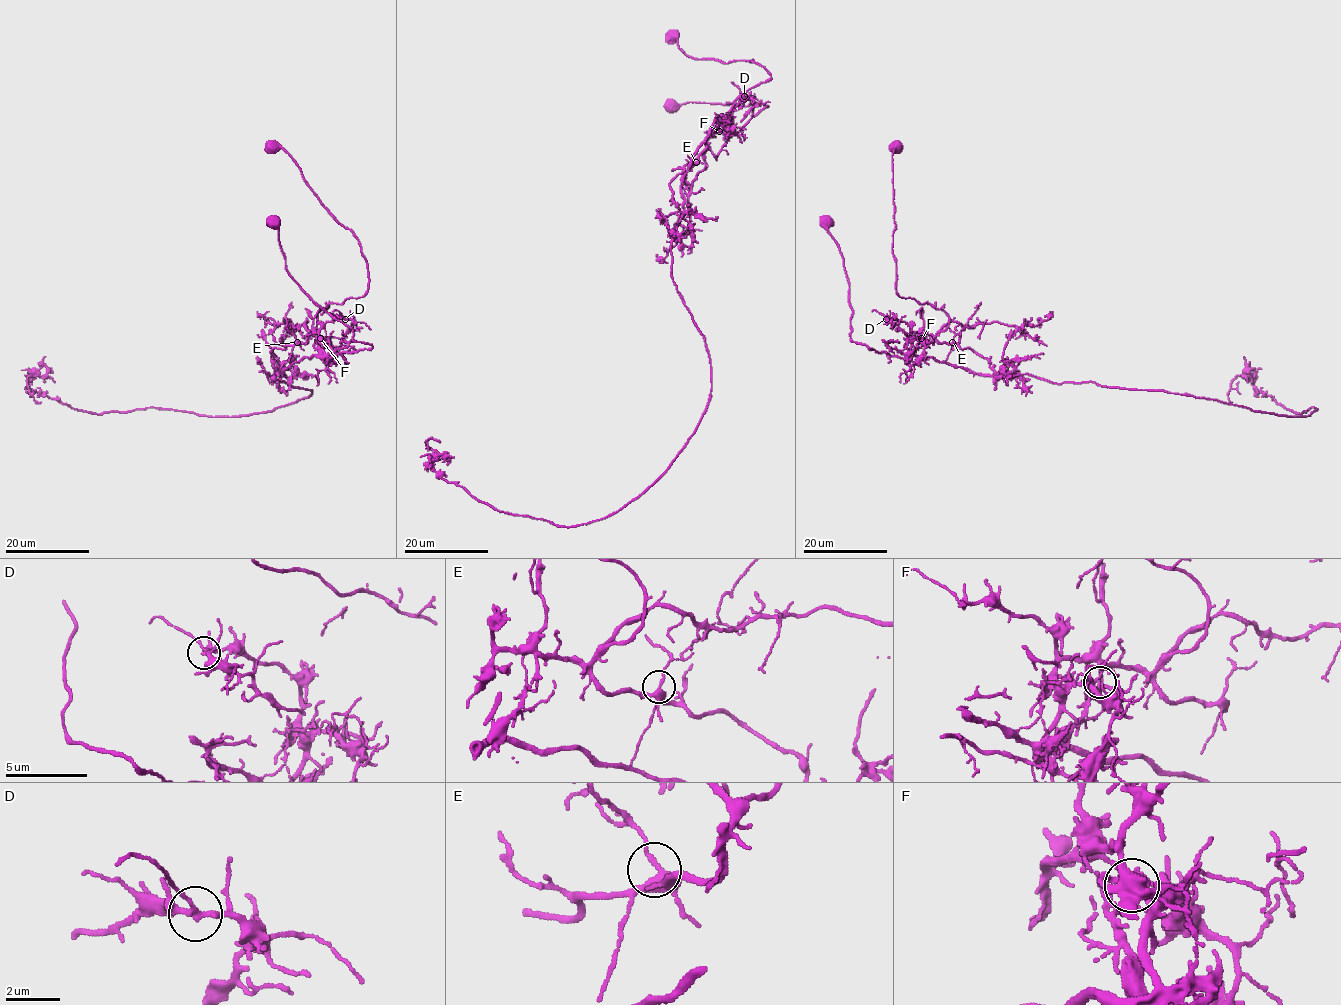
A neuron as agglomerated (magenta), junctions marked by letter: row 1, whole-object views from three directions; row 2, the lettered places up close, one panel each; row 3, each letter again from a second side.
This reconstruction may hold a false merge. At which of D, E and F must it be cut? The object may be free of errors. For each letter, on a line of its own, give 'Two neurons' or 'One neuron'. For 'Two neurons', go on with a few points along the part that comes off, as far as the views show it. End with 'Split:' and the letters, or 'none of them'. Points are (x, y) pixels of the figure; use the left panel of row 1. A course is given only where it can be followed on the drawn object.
D: One neuron
E: One neuron
F: Two neurons. Course of the part to remove: (321, 339), (308, 335), (320, 310), (366, 294), (368, 263), (357, 237), (324, 206), (296, 161), (265, 143)
Split: F

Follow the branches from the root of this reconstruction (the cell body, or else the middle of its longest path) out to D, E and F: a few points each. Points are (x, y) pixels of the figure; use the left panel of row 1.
D: (273, 224), (288, 275), (346, 324), (356, 342), (372, 346), (328, 359), (319, 330), (327, 322), (345, 319)
E: (273, 224), (288, 275), (356, 342), (372, 347), (328, 359), (316, 334), (297, 342)
F: (273, 224), (288, 275), (346, 324), (356, 342), (372, 347), (328, 359), (319, 346), (321, 339)

